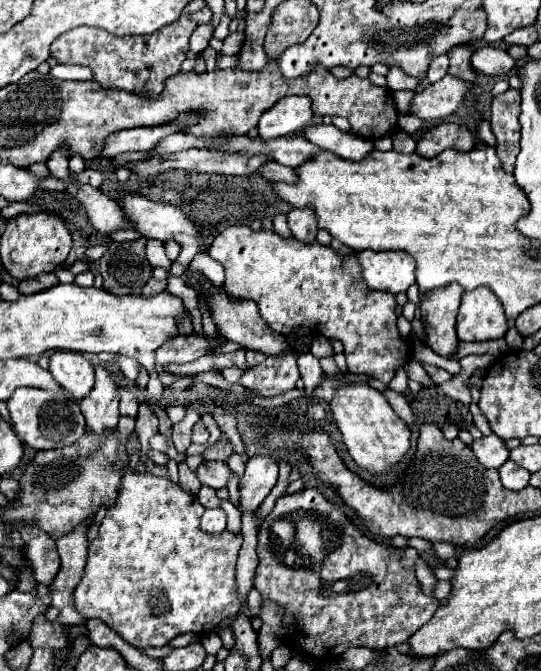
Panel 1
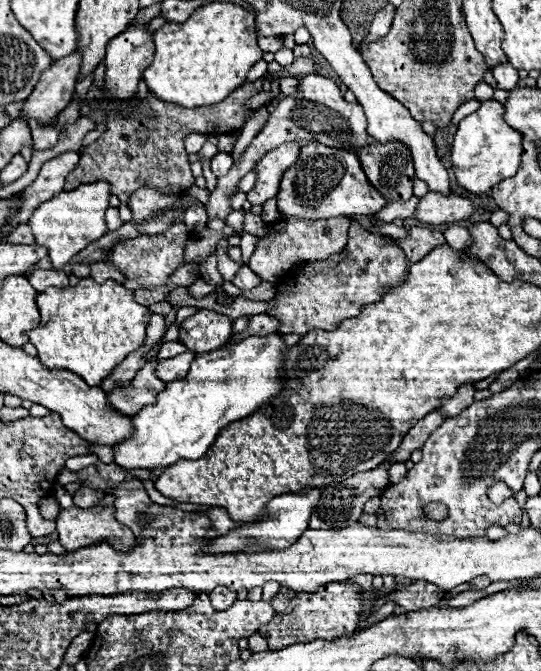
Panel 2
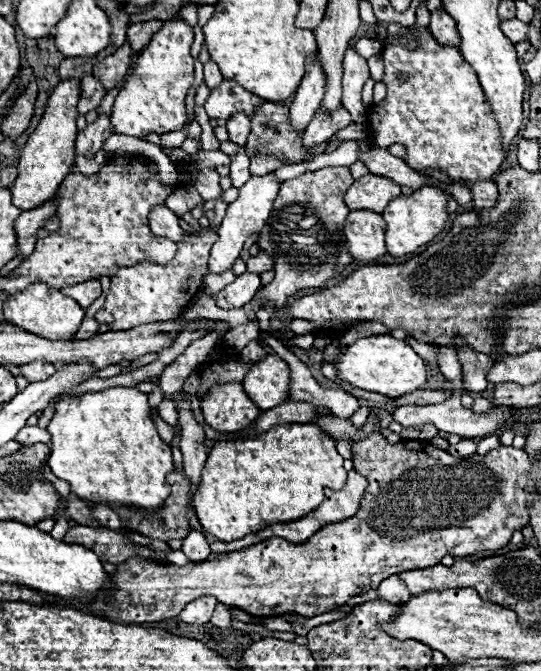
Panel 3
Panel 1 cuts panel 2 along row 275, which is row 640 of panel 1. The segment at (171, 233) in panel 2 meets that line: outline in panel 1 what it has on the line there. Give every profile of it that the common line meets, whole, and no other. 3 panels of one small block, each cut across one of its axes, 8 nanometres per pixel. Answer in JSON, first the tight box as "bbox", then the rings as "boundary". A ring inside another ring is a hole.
{"bbox":[74,474,242,648],"boundary":[[[126,474],[122,480],[122,490],[118,496],[118,506],[110,508],[98,528],[98,538],[90,544],[88,548],[88,564],[86,564],[86,572],[84,578],[80,580],[80,584],[76,586],[74,592],[74,600],[76,600],[76,608],[78,612],[90,620],[90,618],[100,618],[102,622],[106,622],[116,634],[120,634],[124,638],[124,642],[136,646],[136,648],[158,648],[158,646],[166,646],[172,638],[186,634],[186,632],[194,632],[194,634],[208,634],[212,632],[224,618],[234,616],[236,610],[240,610],[240,602],[236,602],[236,558],[238,558],[238,550],[242,544],[242,536],[234,536],[228,530],[220,532],[220,534],[208,534],[204,530],[200,530],[200,518],[204,514],[204,506],[198,502],[198,498],[194,494],[184,492],[178,484],[170,482],[168,478],[156,478],[150,474]]]}

